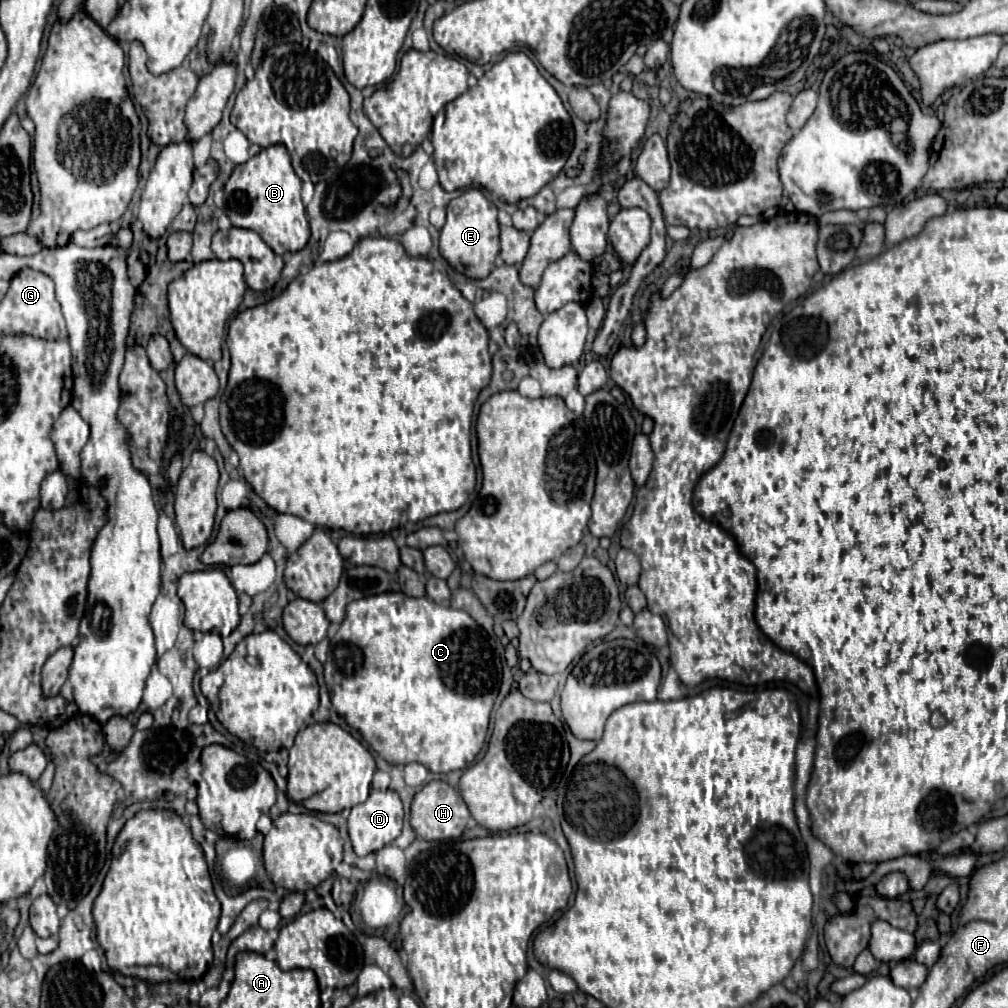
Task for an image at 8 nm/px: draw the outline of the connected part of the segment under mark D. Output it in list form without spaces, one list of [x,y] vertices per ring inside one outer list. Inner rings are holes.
[[[372,790],[368,800],[354,806],[348,816],[348,834],[352,840],[352,848],[358,856],[366,856],[370,852],[376,852],[390,842],[394,842],[400,836],[404,822],[404,808],[400,802],[400,796],[394,790]]]

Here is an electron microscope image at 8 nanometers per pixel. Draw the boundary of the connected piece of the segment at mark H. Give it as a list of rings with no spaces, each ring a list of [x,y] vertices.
[[[442,780],[428,782],[412,800],[410,806],[410,826],[422,840],[446,840],[446,838],[460,838],[466,822],[470,820],[470,810],[464,804],[462,796],[456,788]]]

